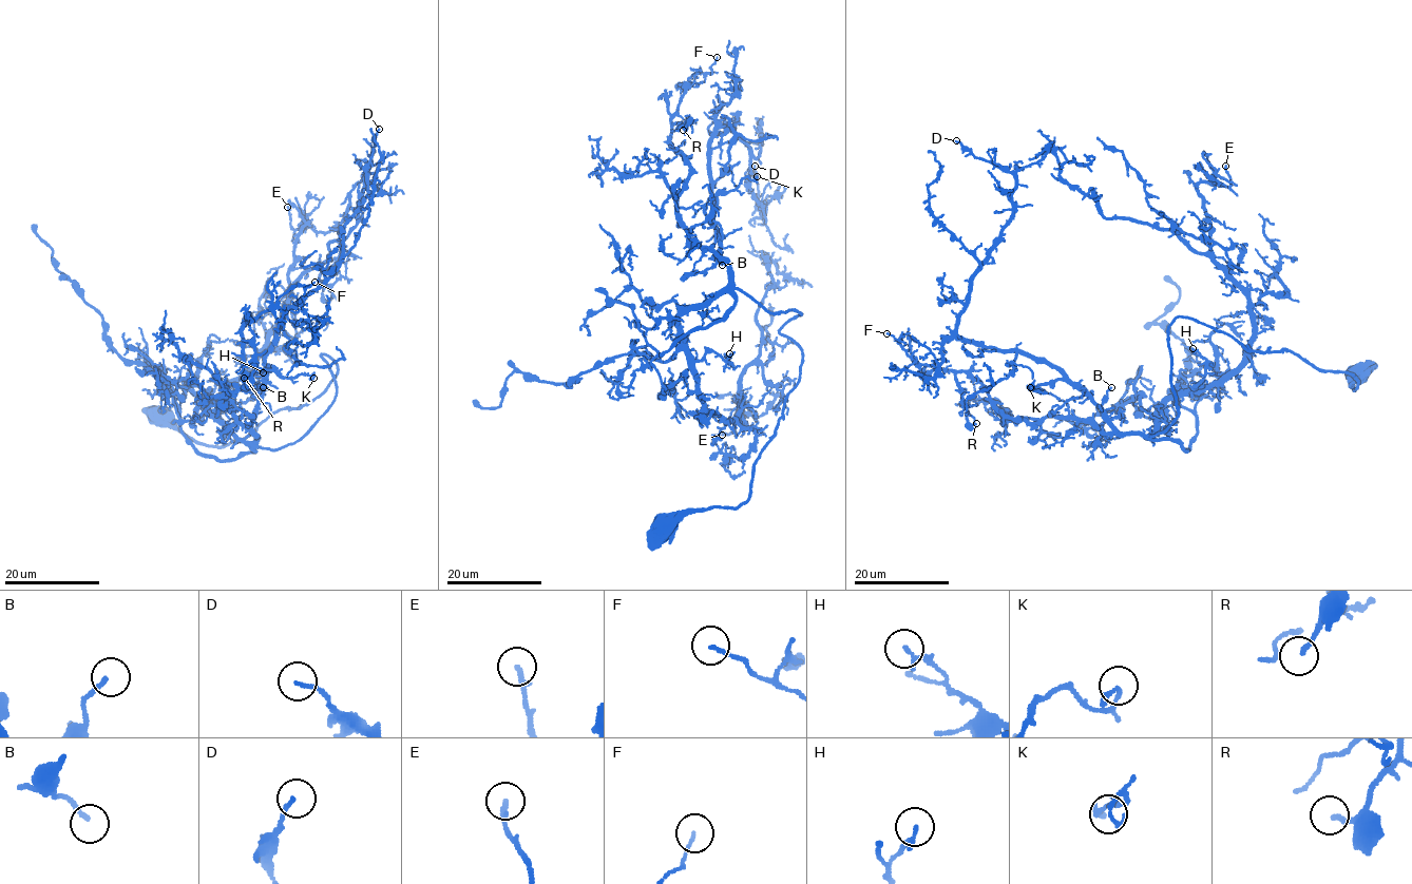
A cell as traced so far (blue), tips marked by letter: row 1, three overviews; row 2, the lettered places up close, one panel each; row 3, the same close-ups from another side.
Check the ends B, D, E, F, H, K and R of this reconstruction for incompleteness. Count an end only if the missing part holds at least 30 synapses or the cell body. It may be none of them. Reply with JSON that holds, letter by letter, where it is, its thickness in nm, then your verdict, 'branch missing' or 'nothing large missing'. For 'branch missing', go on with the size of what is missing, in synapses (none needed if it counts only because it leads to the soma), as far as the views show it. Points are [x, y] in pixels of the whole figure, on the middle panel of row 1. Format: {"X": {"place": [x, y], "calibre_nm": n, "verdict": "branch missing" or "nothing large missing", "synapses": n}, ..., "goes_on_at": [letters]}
{"B": {"place": [722, 265], "calibre_nm": 170, "verdict": "nothing large missing"}, "D": {"place": [755, 166], "calibre_nm": 140, "verdict": "nothing large missing"}, "E": {"place": [722, 435], "calibre_nm": 200, "verdict": "nothing large missing"}, "F": {"place": [717, 57], "calibre_nm": 110, "verdict": "nothing large missing"}, "H": {"place": [729, 353], "calibre_nm": 180, "verdict": "nothing large missing"}, "K": {"place": [757, 176], "calibre_nm": 190, "verdict": "nothing large missing"}, "R": {"place": [683, 130], "calibre_nm": 160, "verdict": "nothing large missing"}, "goes_on_at": []}

